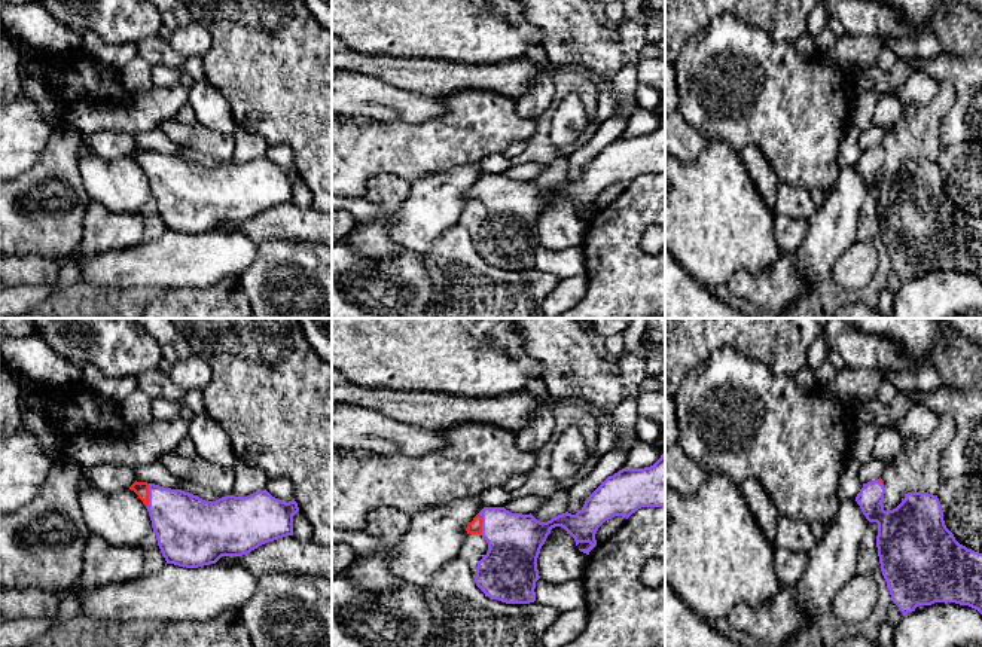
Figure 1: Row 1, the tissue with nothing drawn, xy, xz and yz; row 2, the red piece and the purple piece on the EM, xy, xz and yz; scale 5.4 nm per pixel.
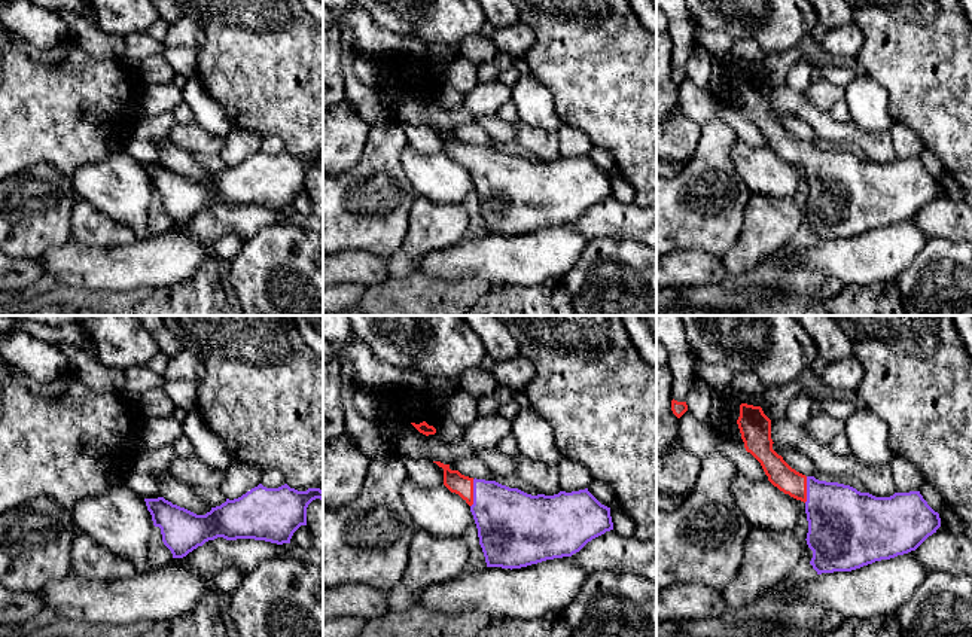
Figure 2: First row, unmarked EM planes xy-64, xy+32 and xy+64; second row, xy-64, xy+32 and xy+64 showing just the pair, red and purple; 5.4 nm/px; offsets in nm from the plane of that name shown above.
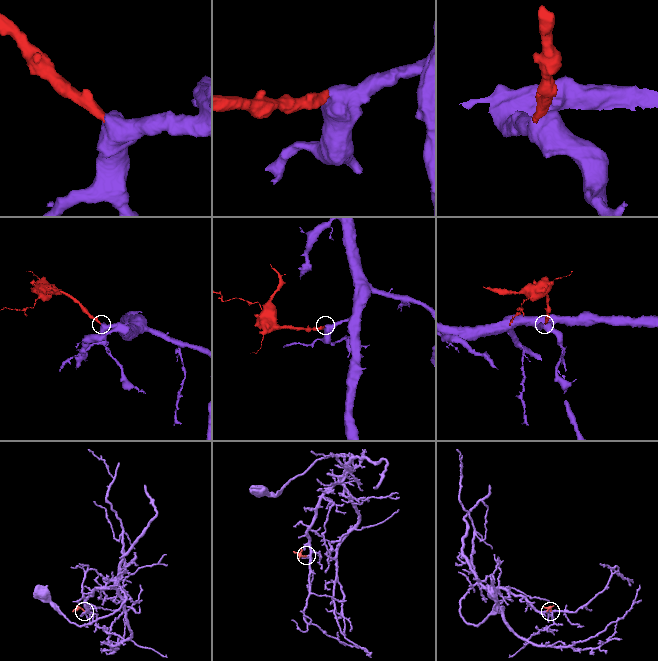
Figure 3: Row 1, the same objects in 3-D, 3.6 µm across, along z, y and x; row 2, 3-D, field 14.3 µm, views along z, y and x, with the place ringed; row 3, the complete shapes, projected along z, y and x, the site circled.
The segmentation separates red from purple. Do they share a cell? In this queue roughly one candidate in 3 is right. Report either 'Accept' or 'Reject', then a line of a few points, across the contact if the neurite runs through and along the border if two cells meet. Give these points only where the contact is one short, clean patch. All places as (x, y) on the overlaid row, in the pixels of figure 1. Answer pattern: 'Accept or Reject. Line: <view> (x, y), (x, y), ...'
Accept

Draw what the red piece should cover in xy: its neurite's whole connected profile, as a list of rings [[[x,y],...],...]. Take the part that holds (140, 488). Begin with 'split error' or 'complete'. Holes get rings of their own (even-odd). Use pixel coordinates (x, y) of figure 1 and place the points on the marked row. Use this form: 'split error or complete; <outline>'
split error; [[[137,480],[129,489],[146,506],[167,564],[186,568],[216,564],[222,556],[243,556],[265,543],[293,535],[293,516],[299,512],[295,498],[286,503],[266,489],[247,497],[226,495],[216,501],[205,501],[182,489]]]

